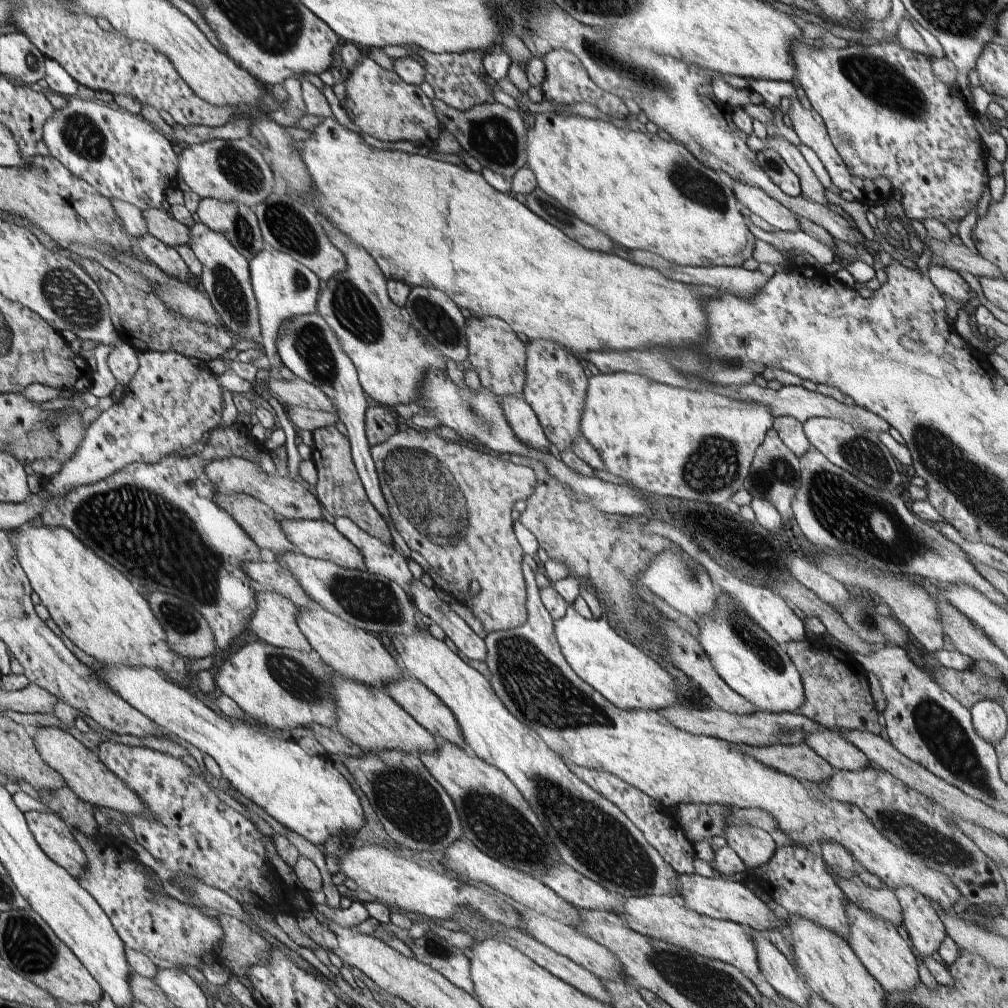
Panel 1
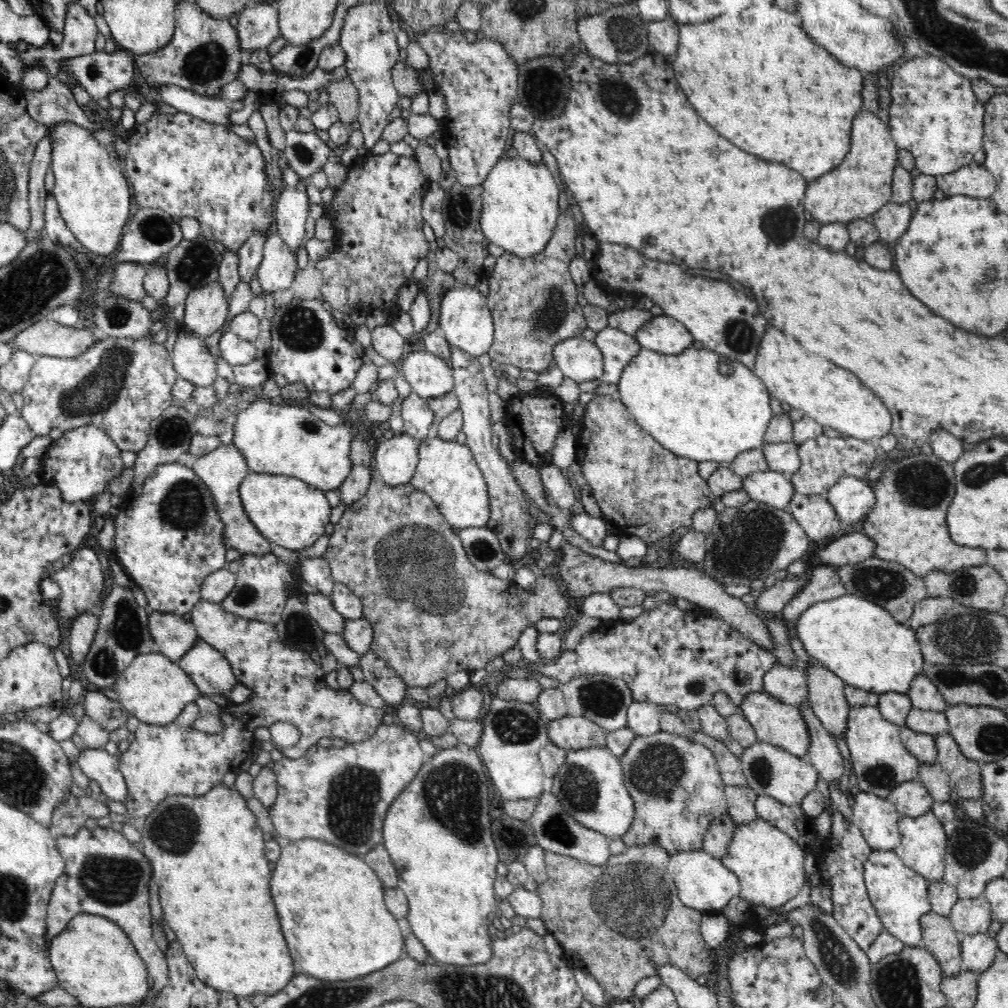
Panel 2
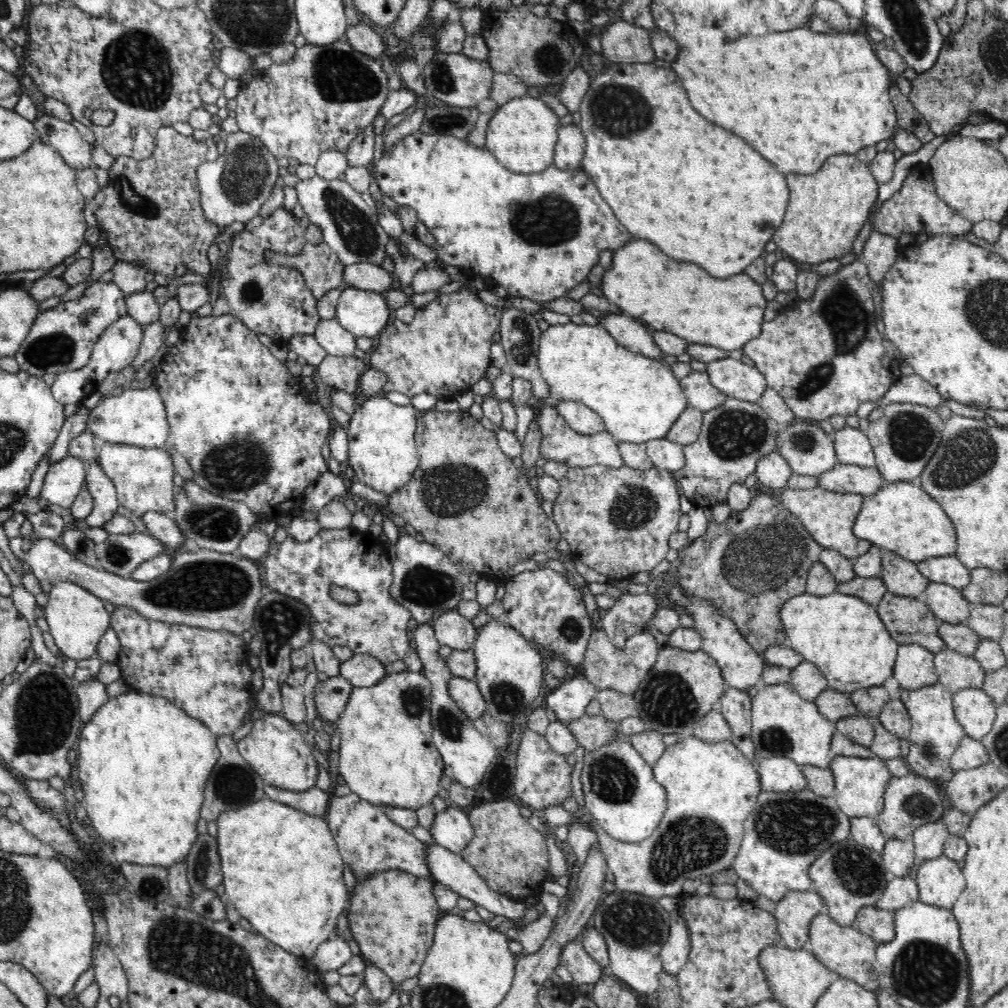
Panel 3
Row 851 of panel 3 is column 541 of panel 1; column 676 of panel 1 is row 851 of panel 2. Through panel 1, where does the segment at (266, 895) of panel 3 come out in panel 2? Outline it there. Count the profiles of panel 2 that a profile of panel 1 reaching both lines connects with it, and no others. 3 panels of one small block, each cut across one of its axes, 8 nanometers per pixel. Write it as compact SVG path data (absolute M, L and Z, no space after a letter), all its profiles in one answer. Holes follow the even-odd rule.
M322 840L284 842L282 854L270 876L270 886L282 932L288 940L290 954L294 956L294 970L298 974L340 984L390 966L402 956L402 950L406 954L404 922L388 910L384 902L384 884L362 856L354 856Z

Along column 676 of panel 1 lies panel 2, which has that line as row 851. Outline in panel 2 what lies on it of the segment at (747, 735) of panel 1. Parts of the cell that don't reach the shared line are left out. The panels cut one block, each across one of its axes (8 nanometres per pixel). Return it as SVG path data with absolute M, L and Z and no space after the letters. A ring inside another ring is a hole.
M722 814L722 816L714 818L704 834L704 848L702 850L710 852L714 858L722 860L722 856L726 856L728 844L732 840L736 828L738 828L738 824L732 820L730 814Z

